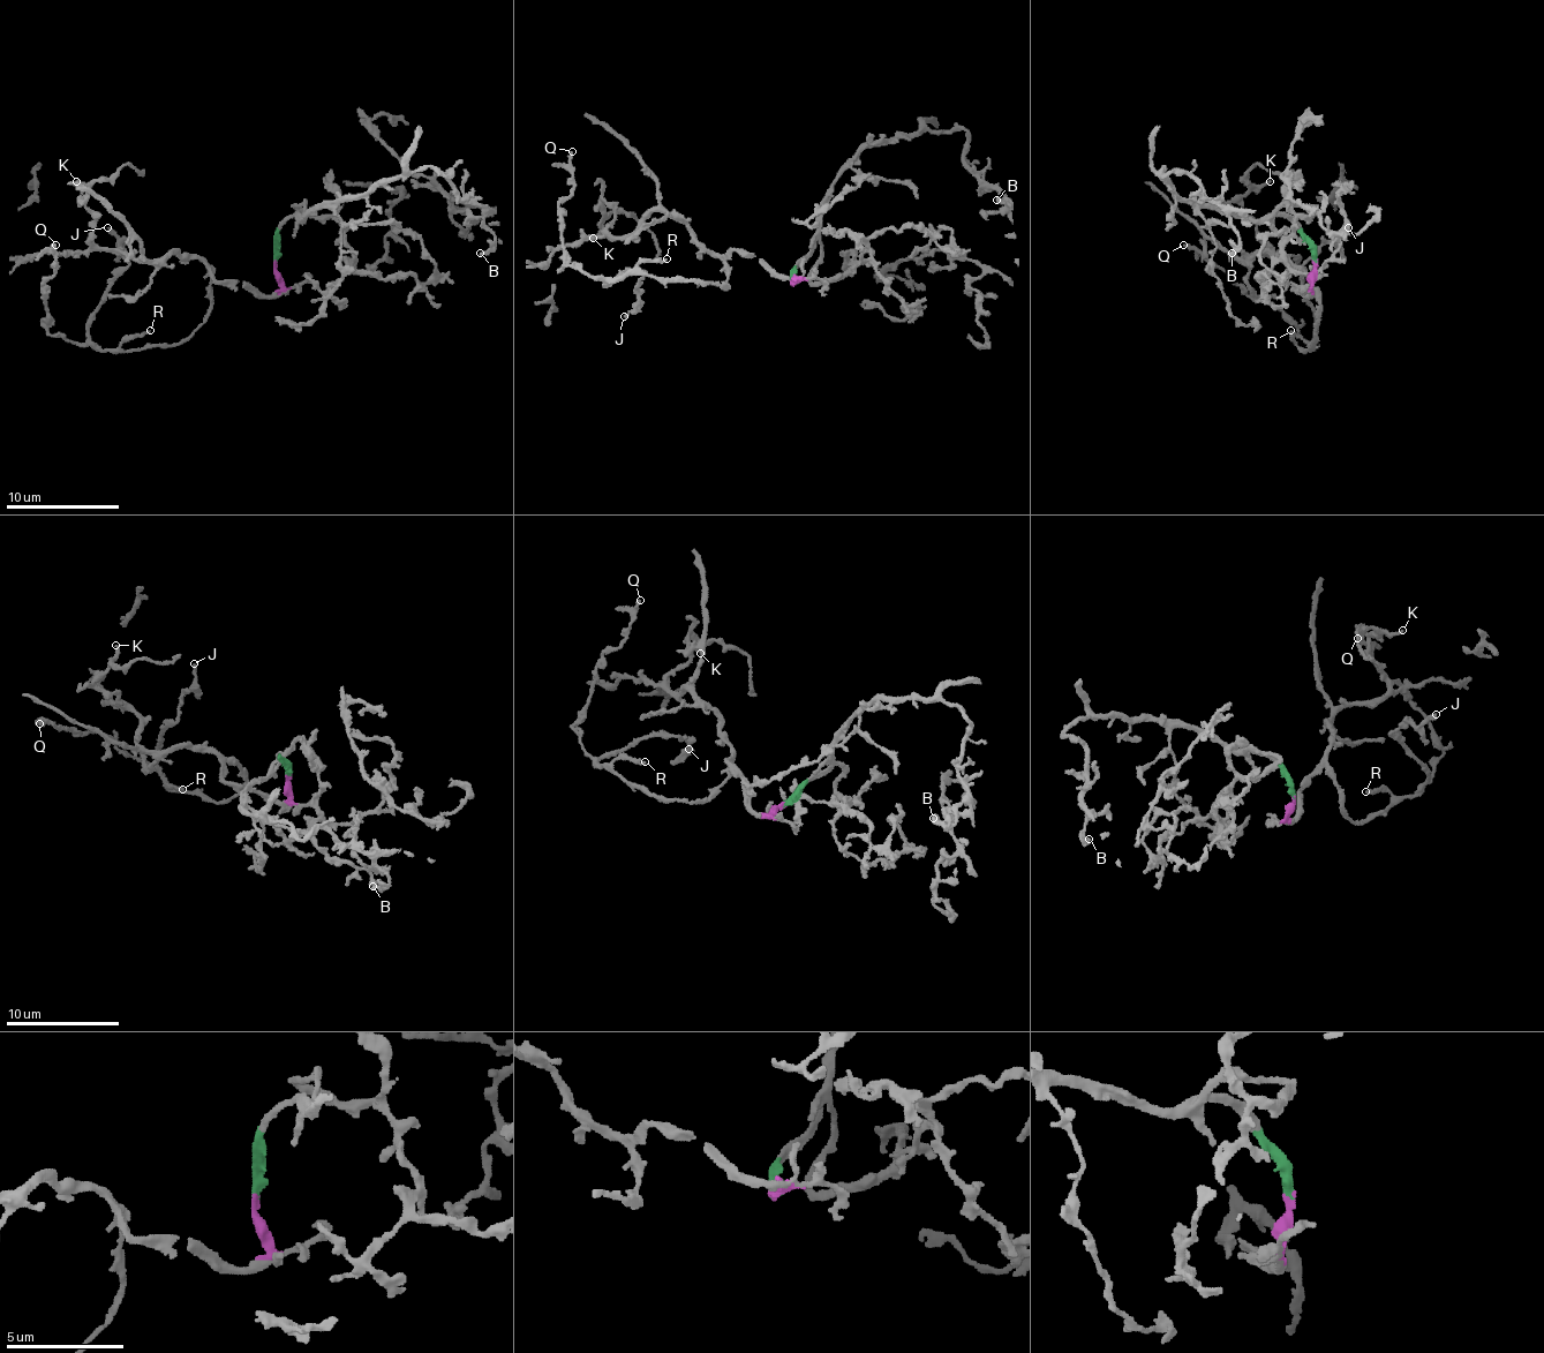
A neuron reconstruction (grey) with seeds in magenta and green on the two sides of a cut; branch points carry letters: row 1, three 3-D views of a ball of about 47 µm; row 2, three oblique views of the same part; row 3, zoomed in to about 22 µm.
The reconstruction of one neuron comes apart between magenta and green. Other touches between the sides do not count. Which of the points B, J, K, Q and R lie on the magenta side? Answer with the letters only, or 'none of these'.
J, K, Q, R

